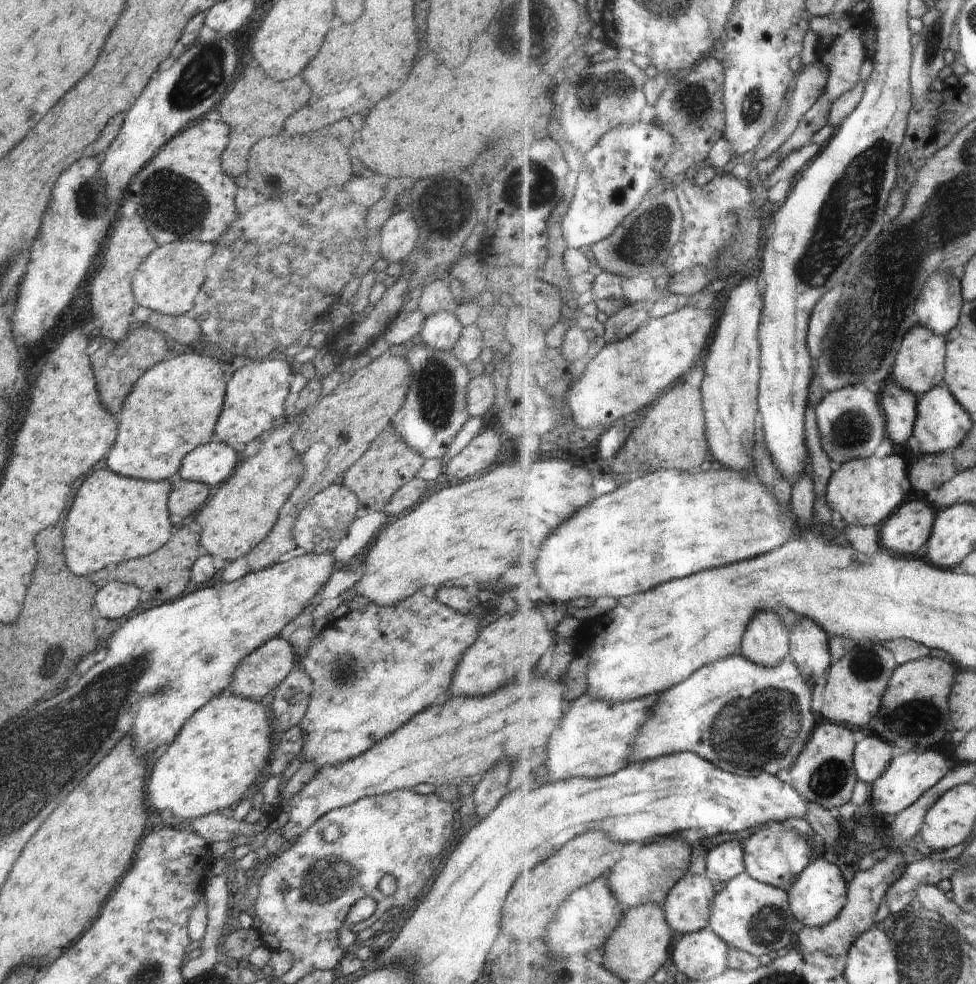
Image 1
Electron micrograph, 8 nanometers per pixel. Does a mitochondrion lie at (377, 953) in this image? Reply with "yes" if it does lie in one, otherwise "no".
no

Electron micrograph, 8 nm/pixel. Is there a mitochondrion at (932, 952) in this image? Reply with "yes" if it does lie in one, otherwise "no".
yes

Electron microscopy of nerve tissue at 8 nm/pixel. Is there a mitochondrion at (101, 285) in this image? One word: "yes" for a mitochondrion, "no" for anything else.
no

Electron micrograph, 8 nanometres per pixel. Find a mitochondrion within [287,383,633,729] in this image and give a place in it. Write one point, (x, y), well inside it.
(343, 671)

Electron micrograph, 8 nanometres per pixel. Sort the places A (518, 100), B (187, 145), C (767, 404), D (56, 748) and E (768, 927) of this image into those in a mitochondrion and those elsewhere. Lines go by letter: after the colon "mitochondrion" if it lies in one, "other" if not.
A: other
B: other
C: other
D: mitochondrion
E: mitochondrion

